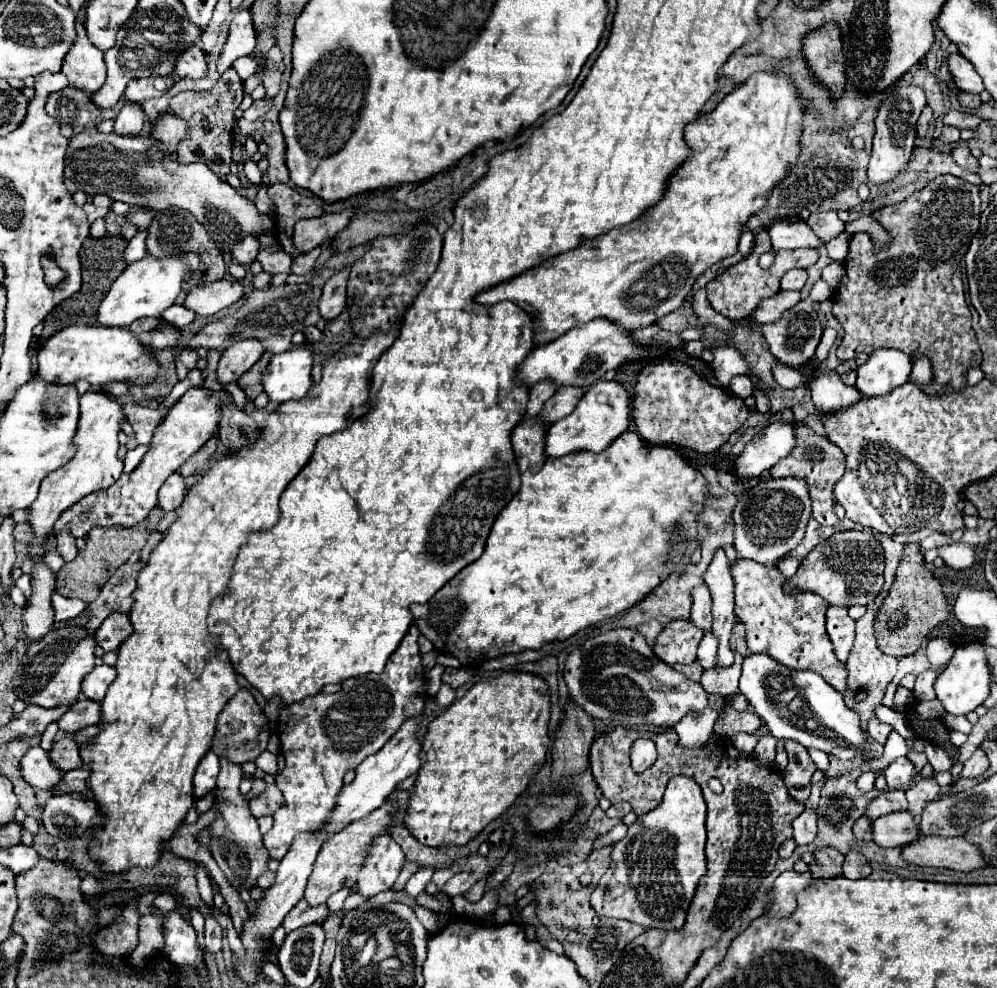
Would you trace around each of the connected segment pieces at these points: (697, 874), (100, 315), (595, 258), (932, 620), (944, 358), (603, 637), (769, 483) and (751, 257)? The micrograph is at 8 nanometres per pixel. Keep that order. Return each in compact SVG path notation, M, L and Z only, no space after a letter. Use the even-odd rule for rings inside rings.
M673 777L663 803L637 817L627 835L613 843L611 865L591 893L593 909L599 915L633 921L645 929L683 927L695 887L707 871L705 815L701 787L691 777Z
M145 255L143 259L129 263L103 297L97 309L97 321L103 327L129 327L141 317L161 317L161 313L173 305L181 293L181 283L197 269L197 263L199 255L177 255L165 259L153 259L151 255Z
M763 71L763 73L751 75L751 79L749 79L747 83L743 83L743 85L737 87L731 95L727 95L711 113L701 115L699 119L695 119L693 123L689 123L689 125L685 127L685 143L687 143L689 149L691 149L691 157L685 159L685 163L679 165L677 171L669 177L669 183L667 183L667 187L665 187L663 199L661 199L657 205L653 205L649 211L645 211L643 217L635 219L633 223L629 223L629 225L625 225L625 227L611 229L611 231L603 233L601 237L595 237L593 241L585 241L585 243L581 243L581 245L579 245L577 249L573 249L573 251L555 255L555 257L551 257L551 259L539 263L533 271L527 269L525 273L521 273L521 275L517 275L517 277L513 277L513 279L509 279L509 281L503 281L503 283L499 283L497 287L485 289L485 291L477 293L477 299L475 299L475 301L477 301L479 305L485 305L485 307L495 305L495 303L501 303L501 301L511 301L511 303L515 303L517 307L521 307L523 311L527 311L527 313L533 317L533 321L537 323L537 325L533 325L533 333L535 333L535 335L533 335L533 343L535 343L535 347L541 347L541 345L545 345L545 343L551 343L551 341L555 341L557 337L565 335L565 333L567 333L569 329L573 329L575 325L583 325L583 323L593 321L593 319L597 319L597 317L609 319L611 323L615 323L615 325L617 325L619 329L623 329L623 331L635 331L635 329L639 329L639 327L653 325L653 323L657 323L661 317L665 317L665 315L669 315L671 311L679 309L679 307L683 305L683 301L689 297L689 293L691 293L691 289L693 289L693 283L697 281L699 275L705 273L705 269L709 269L713 263L717 263L717 261L721 261L721 259L725 259L725 257L729 257L729 255L735 255L735 253L739 251L739 235L741 235L741 231L743 231L747 219L749 219L751 215L755 215L757 211L761 211L761 207L765 205L767 193L773 189L773 185L779 183L779 179L783 179L783 177L787 175L789 165L795 163L797 151L799 151L801 121L803 121L803 113L805 113L805 101L797 99L795 93L797 93L797 91L795 91L791 79L785 77L783 73L767 73L767 71Z
M907 543L905 551L901 555L901 563L897 567L895 573L895 581L893 587L889 589L885 601L881 603L881 607L877 609L875 615L875 639L877 639L877 647L891 655L891 657L907 657L913 655L917 649L921 649L923 639L929 635L929 631L933 627L937 627L939 623L943 623L949 615L949 605L947 599L943 595L941 583L933 577L931 571L927 571L927 563L923 559L923 551L919 547L919 543ZM903 607L909 613L909 625L903 625L897 631L889 631L889 617L895 609Z
M941 175L931 185L913 193L897 205L887 205L871 213L879 225L891 233L891 241L879 253L873 253L869 233L855 233L849 239L849 253L845 257L845 279L833 293L833 315L843 325L843 339L837 347L837 357L849 361L859 353L871 353L875 349L899 349L905 355L925 355L935 369L935 389L921 389L929 397L939 397L947 387L961 391L967 387L967 371L981 365L981 349L971 329L971 313L963 293L961 259L969 249L969 243L979 227L981 213L979 187L965 183L953 175Z
M613 629L587 639L579 649L569 653L563 671L563 679L575 703L591 717L609 719L613 725L673 727L687 713L707 707L709 695L705 689L667 663L661 663L643 635L633 629Z
M783 477L783 479L763 479L751 485L739 495L733 509L735 541L739 557L751 559L761 565L775 565L781 557L791 553L803 539L807 521L811 517L811 497L809 487L803 479Z
M761 229L757 235L755 235L755 245L751 249L751 253L739 261L737 265L725 269L721 275L717 275L713 281L707 283L707 297L711 301L711 307L725 315L727 319L731 321L747 321L747 317L751 317L751 313L755 311L755 307L767 299L767 297L773 297L781 287L779 287L779 281L781 277L789 271L789 269L807 269L811 267L813 263L817 263L819 259L819 253L817 249L793 249L793 251L775 251L775 261L769 269L761 269L759 267L759 255L761 253L767 253L767 251L773 251L771 247L771 239L769 239L769 233L765 229Z

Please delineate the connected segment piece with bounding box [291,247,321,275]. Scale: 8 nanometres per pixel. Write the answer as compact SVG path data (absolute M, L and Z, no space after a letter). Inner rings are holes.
M317 247L317 249L309 251L309 253L297 255L297 257L293 259L291 273L293 273L293 275L307 275L307 273L311 273L311 269L313 269L313 265L315 265L315 261L317 261L319 253L321 253L321 249Z

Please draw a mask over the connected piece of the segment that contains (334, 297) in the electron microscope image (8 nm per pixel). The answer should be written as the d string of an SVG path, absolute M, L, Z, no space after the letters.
M349 267L335 273L323 287L323 295L319 299L319 315L327 321L339 317L339 313L345 309L345 289L347 289L347 277Z

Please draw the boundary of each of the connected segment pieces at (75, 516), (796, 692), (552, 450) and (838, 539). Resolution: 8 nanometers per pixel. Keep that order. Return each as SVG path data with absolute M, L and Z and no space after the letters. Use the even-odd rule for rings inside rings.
M193 387L189 389L173 407L171 411L163 417L163 421L157 425L153 433L153 441L149 451L145 453L143 461L137 465L137 469L129 475L121 475L107 491L97 491L93 495L87 495L73 507L73 511L65 511L61 519L57 521L57 531L61 527L69 527L73 537L87 537L87 533L93 527L133 527L139 521L147 517L147 513L157 505L157 491L163 485L163 481L175 473L195 451L203 447L215 433L217 433L217 423L219 423L219 403L221 397L215 395L213 391L207 391L203 387Z
M751 653L743 661L739 693L749 699L755 713L779 741L791 739L803 747L815 747L839 759L853 759L857 751L867 749L867 739L859 727L857 713L849 709L843 695L815 671L797 671L781 665L769 655Z
M599 381L595 383L577 403L573 413L553 425L549 425L549 431L545 435L545 457L563 457L575 451L593 451L601 453L607 449L621 433L629 427L629 407L631 399L621 383L617 381Z
M851 529L851 531L839 531L819 543L807 559L799 565L797 573L787 579L785 591L787 593L817 593L821 595L829 605L867 605L871 603L877 593L883 587L883 549L873 531L869 529Z

